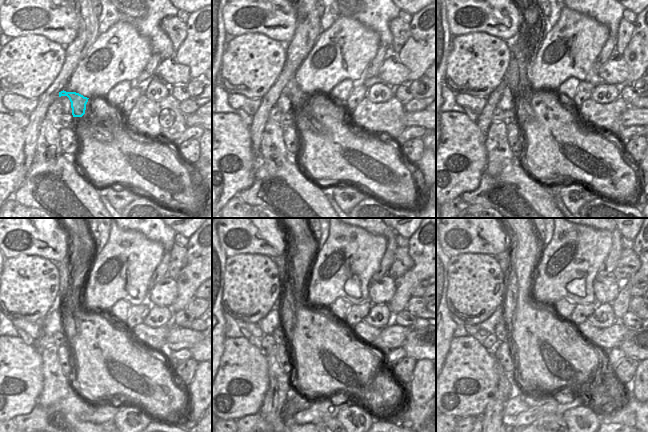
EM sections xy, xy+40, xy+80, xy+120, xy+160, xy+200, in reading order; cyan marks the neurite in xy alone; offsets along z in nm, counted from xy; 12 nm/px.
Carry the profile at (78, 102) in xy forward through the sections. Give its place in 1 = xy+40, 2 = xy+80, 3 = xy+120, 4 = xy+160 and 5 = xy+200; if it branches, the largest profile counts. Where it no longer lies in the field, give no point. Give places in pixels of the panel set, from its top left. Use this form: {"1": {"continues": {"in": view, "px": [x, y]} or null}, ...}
{"1": {"continues": {"in": "xy+40", "px": [296, 95]}}, "2": {"continues": {"in": "xy+80", "px": [511, 77]}}, "3": {"continues": {"in": "xy+120", "px": [62, 266]}}, "4": {"continues": {"in": "xy+160", "px": [281, 261]}}, "5": {"continues": {"in": "xy+200", "px": [502, 258]}}}

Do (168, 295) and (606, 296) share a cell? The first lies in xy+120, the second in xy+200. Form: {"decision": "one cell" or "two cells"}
{"decision": "one cell"}

